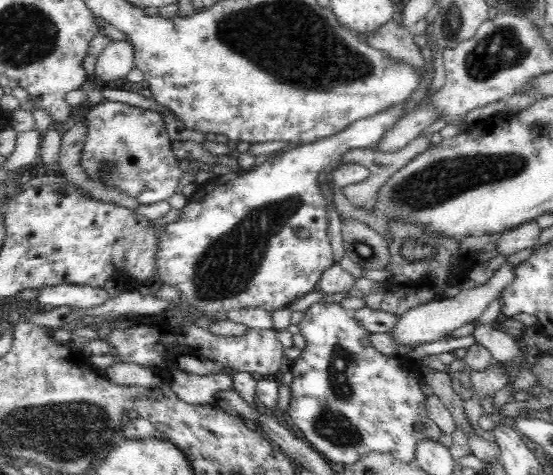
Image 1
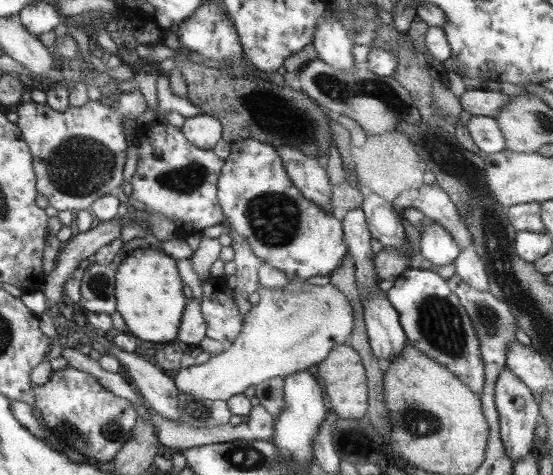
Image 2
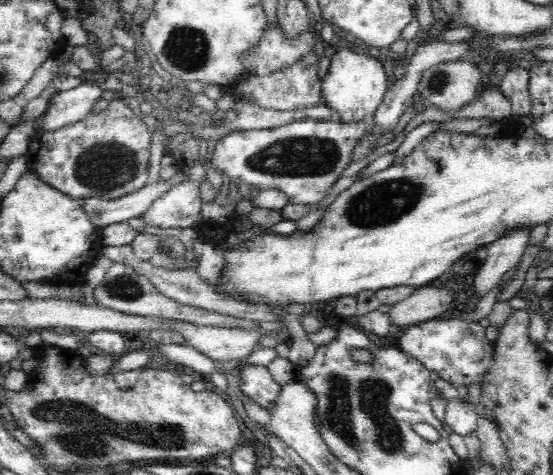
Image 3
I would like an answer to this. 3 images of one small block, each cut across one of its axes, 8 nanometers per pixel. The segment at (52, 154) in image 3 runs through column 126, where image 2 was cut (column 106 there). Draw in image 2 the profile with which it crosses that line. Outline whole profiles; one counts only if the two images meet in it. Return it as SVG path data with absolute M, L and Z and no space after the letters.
M134 88L129 94L120 94L119 99L111 103L98 100L79 108L68 106L64 111L51 110L47 104L37 105L25 98L16 110L17 126L21 136L27 141L32 152L33 168L36 171L37 192L47 198L47 208L53 213L60 210L83 210L101 196L109 194L113 188L122 184L121 168L125 162L125 136L121 132L121 116L135 119L143 114L145 98L141 97L139 89Z

